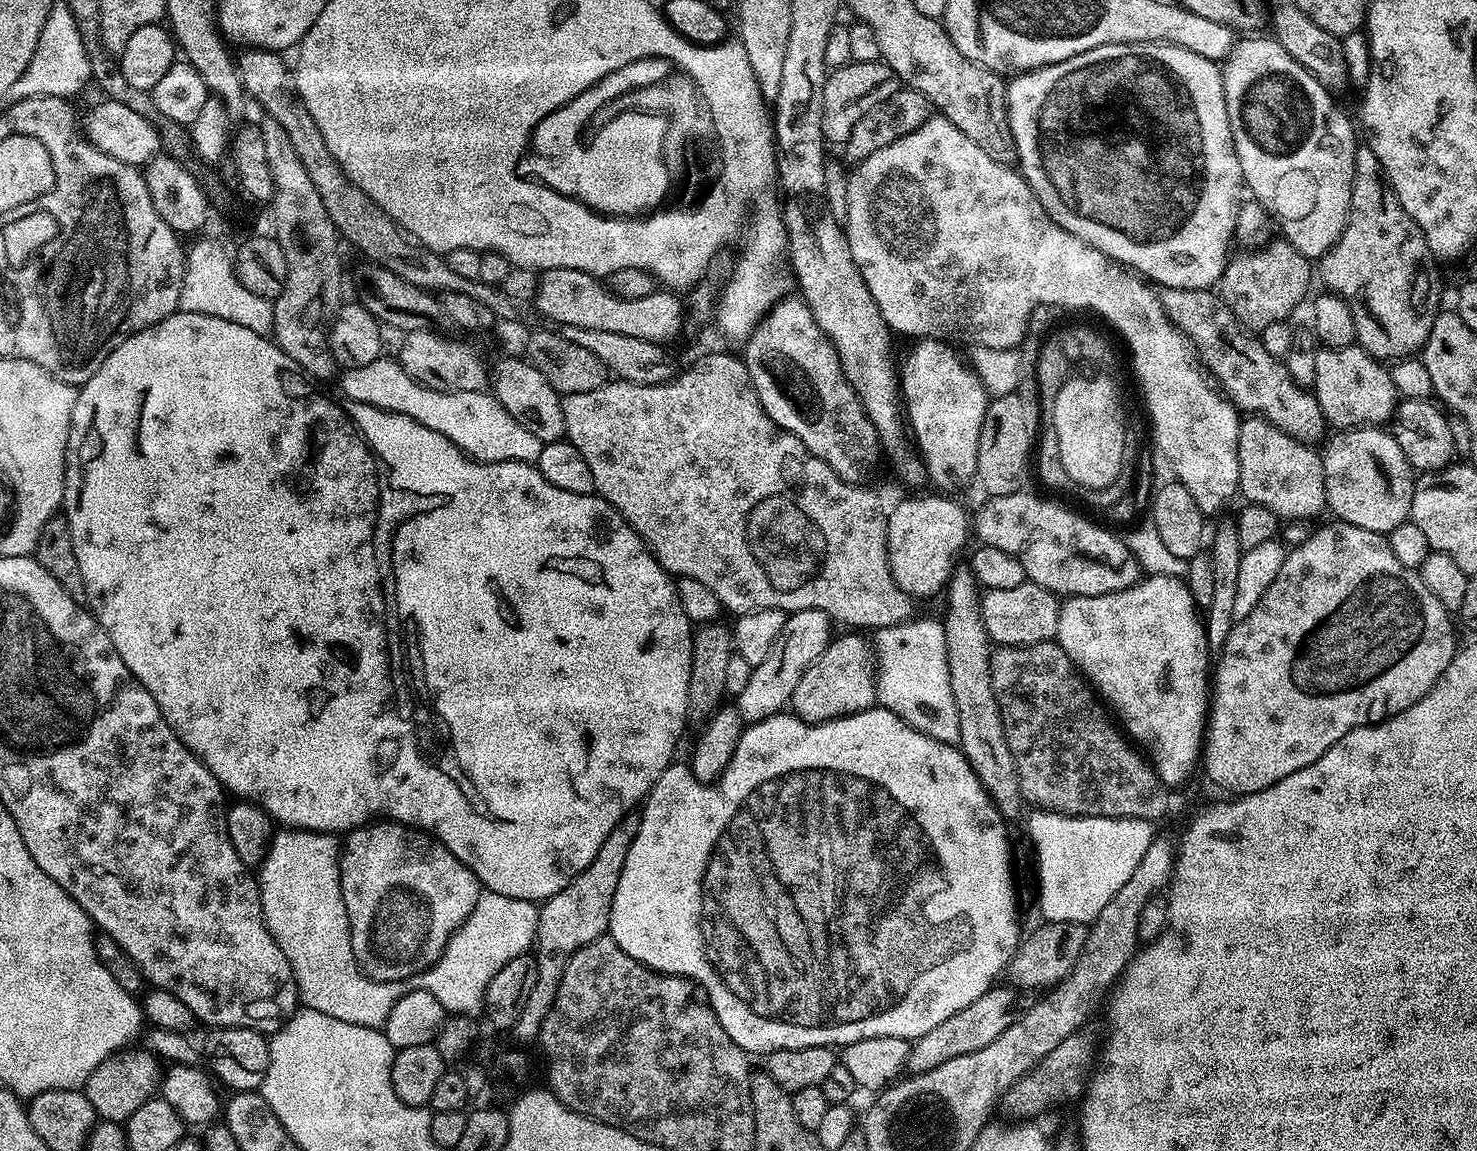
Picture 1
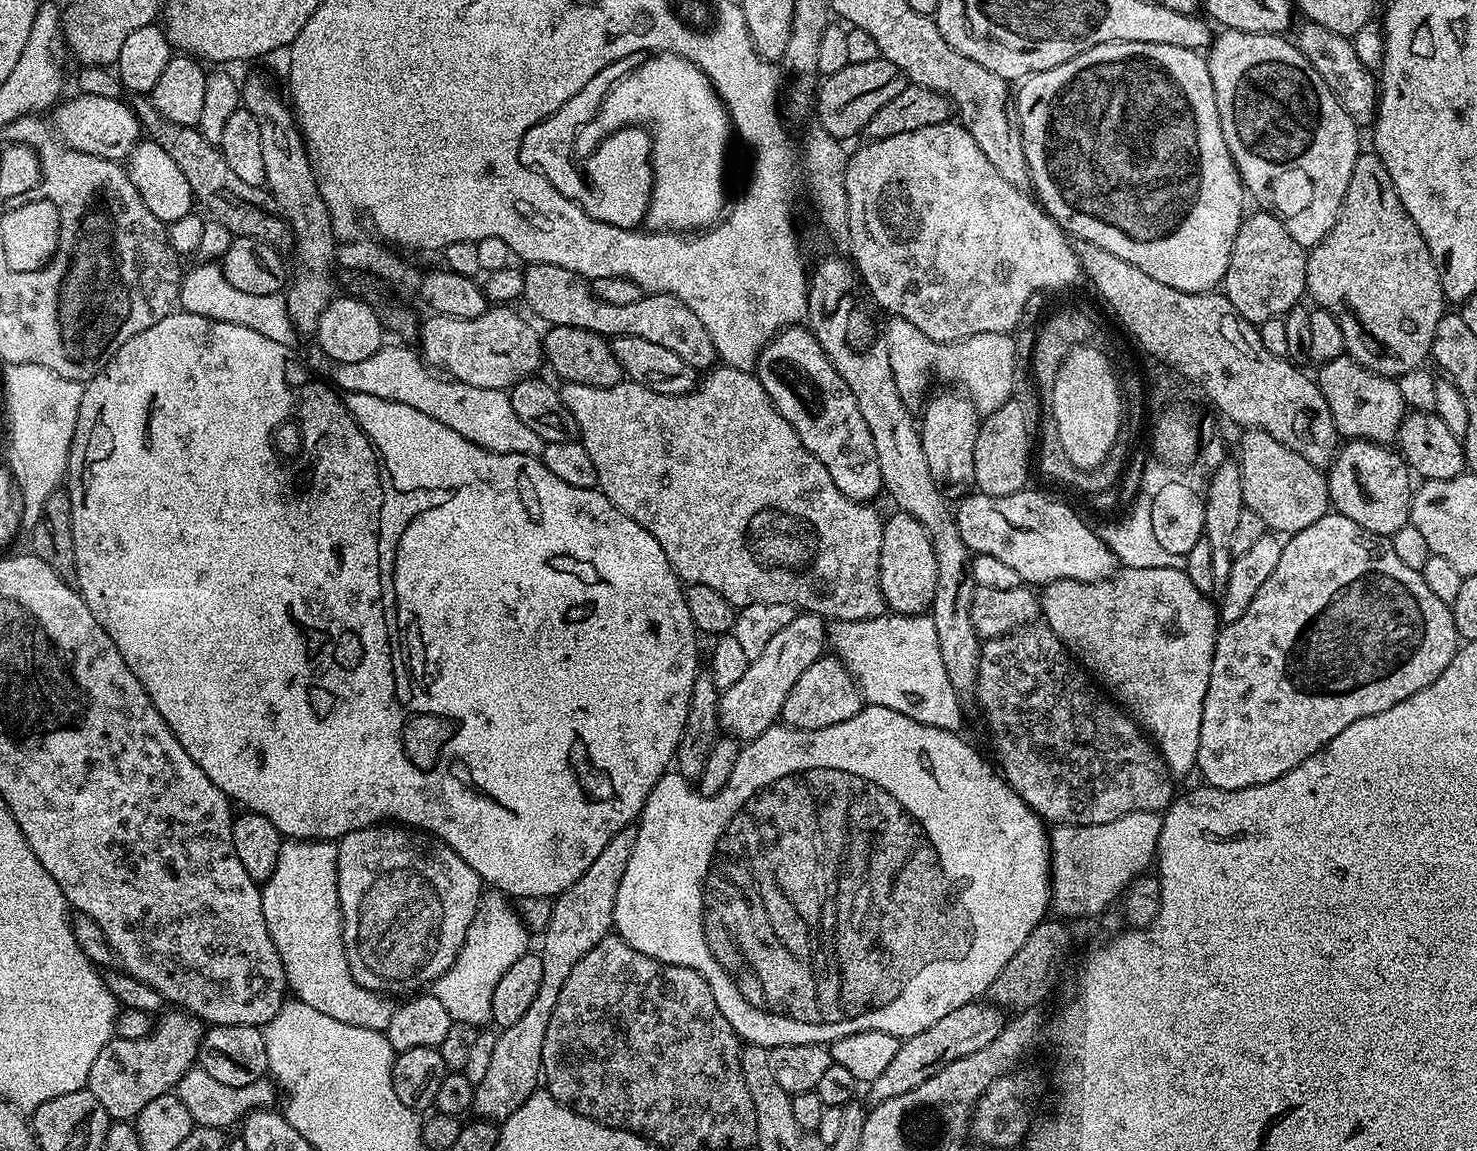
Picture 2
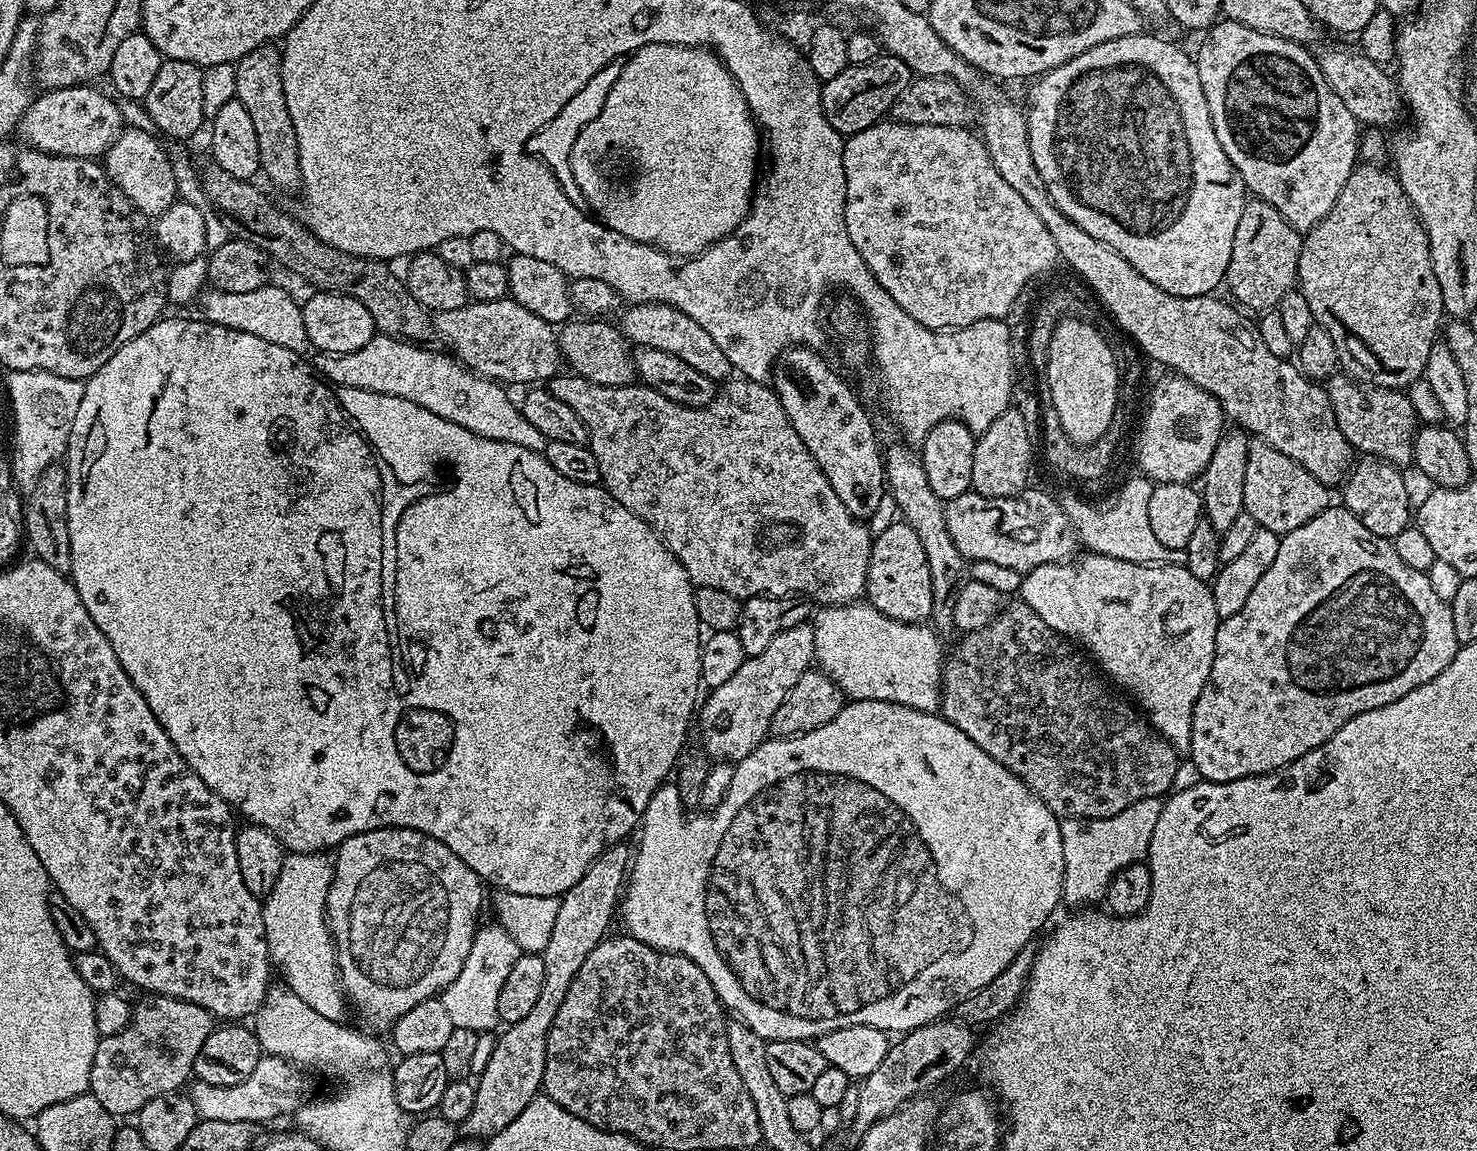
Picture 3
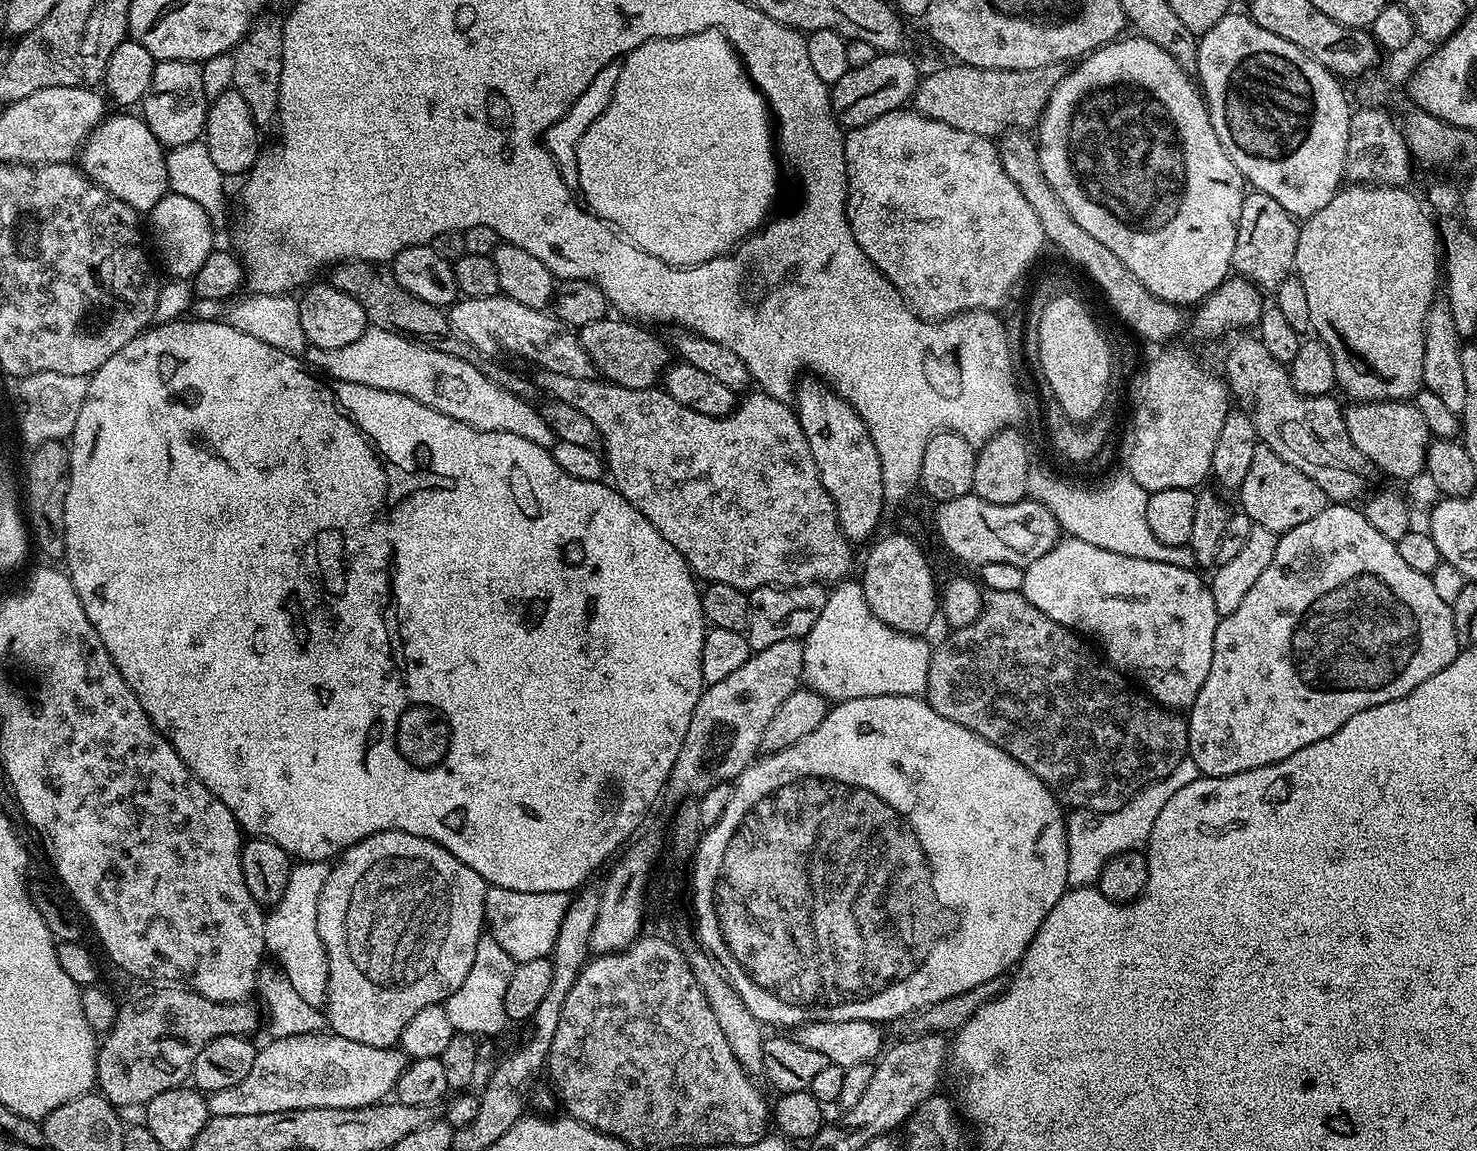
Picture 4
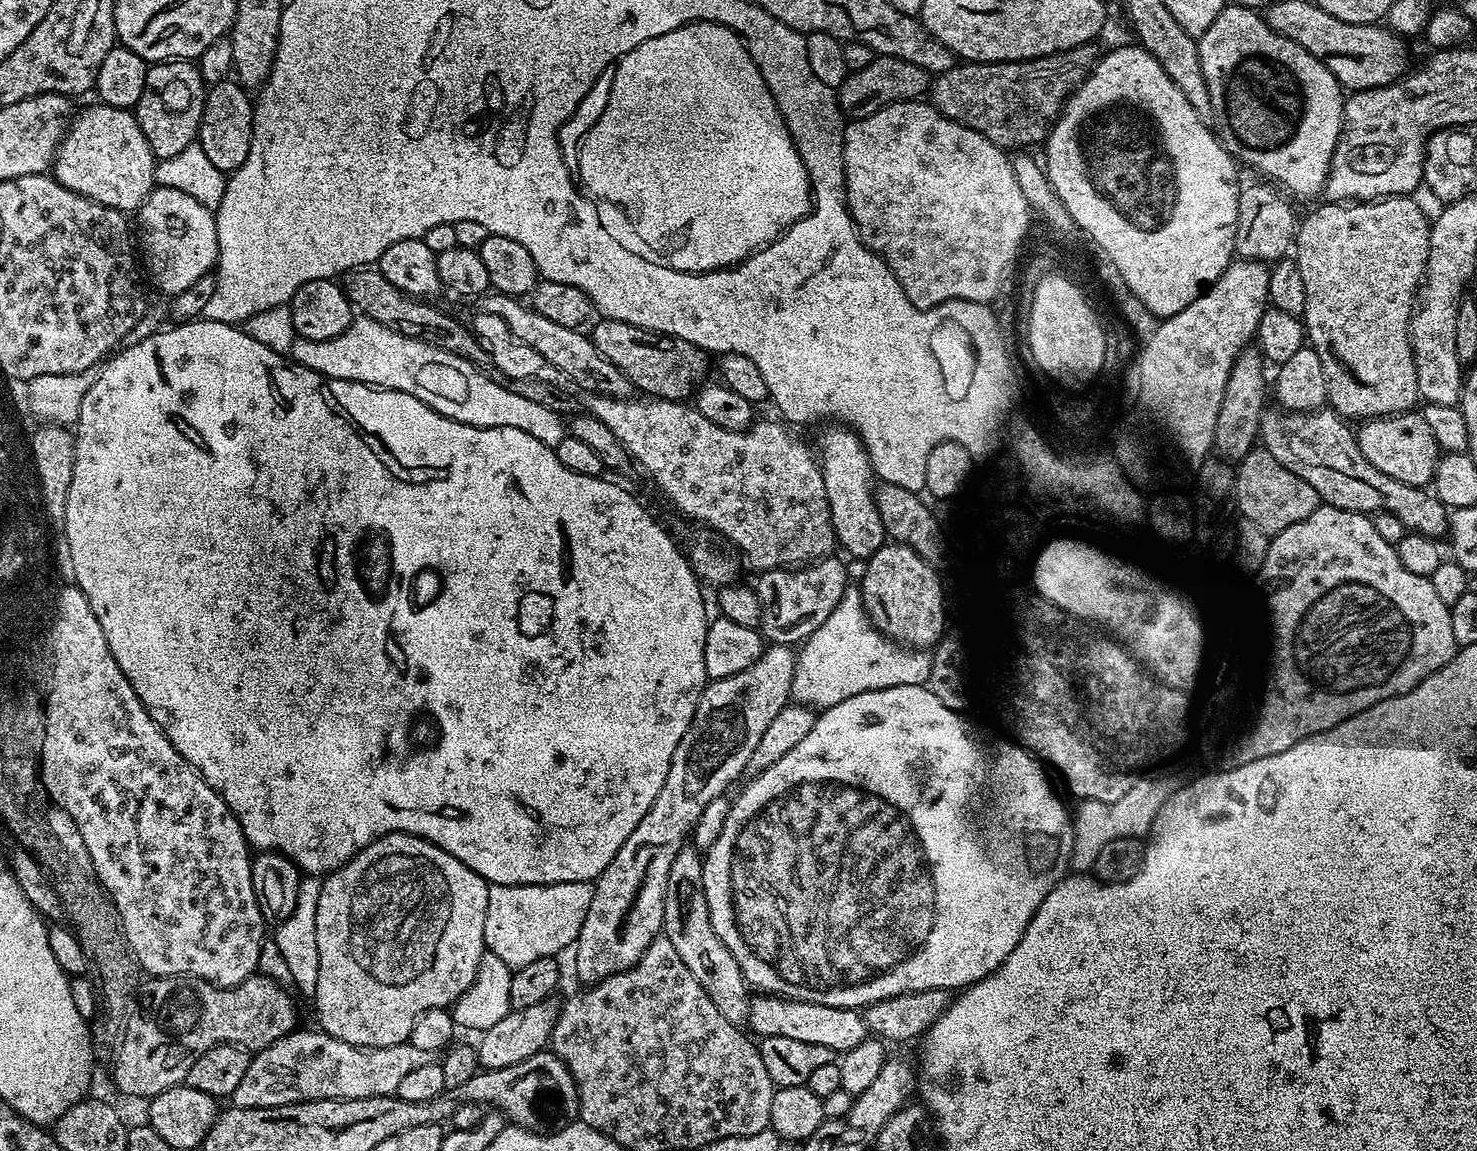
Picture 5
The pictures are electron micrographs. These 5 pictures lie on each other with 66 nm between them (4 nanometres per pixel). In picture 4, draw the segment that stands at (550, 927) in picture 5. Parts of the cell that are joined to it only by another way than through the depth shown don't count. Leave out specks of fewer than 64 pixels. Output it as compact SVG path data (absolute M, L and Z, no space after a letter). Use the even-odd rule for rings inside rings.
M489 887L484 903L486 928L517 964L543 956L551 957L569 903L570 896L566 892L519 892Z

